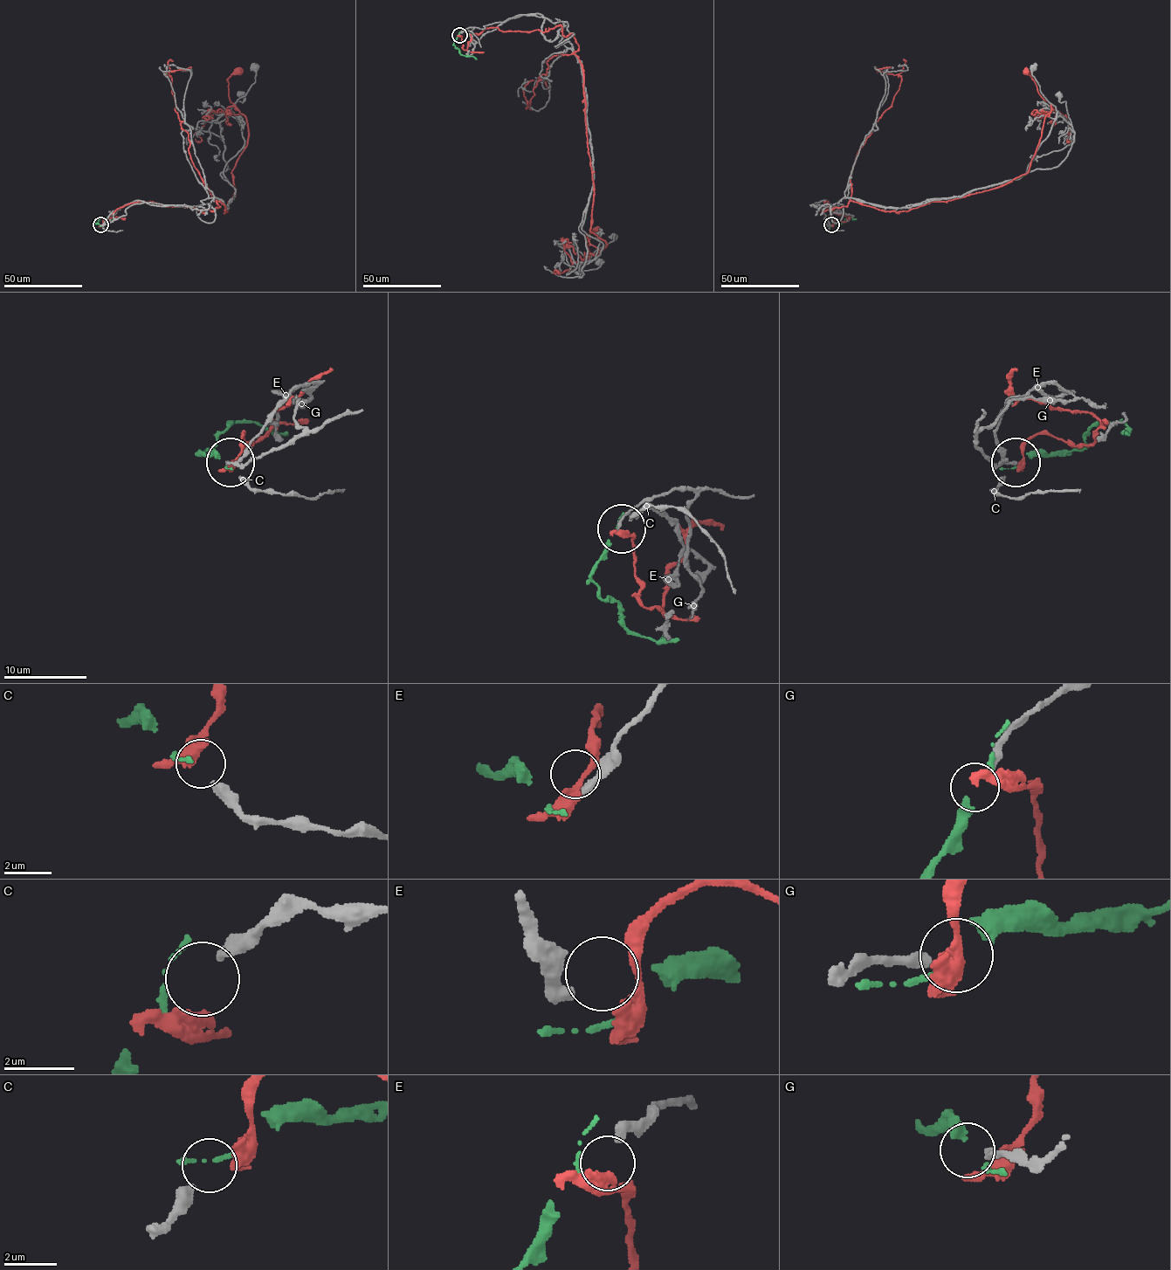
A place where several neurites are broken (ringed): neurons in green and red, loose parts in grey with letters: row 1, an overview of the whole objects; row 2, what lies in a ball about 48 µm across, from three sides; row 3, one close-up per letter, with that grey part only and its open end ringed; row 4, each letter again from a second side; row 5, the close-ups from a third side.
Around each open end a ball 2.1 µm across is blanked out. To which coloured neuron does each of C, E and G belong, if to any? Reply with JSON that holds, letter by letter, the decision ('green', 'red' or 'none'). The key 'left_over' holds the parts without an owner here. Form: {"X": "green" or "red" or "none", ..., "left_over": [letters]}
{"C": "none", "E": "none", "G": "none", "left_over": ["C", "E", "G"]}

